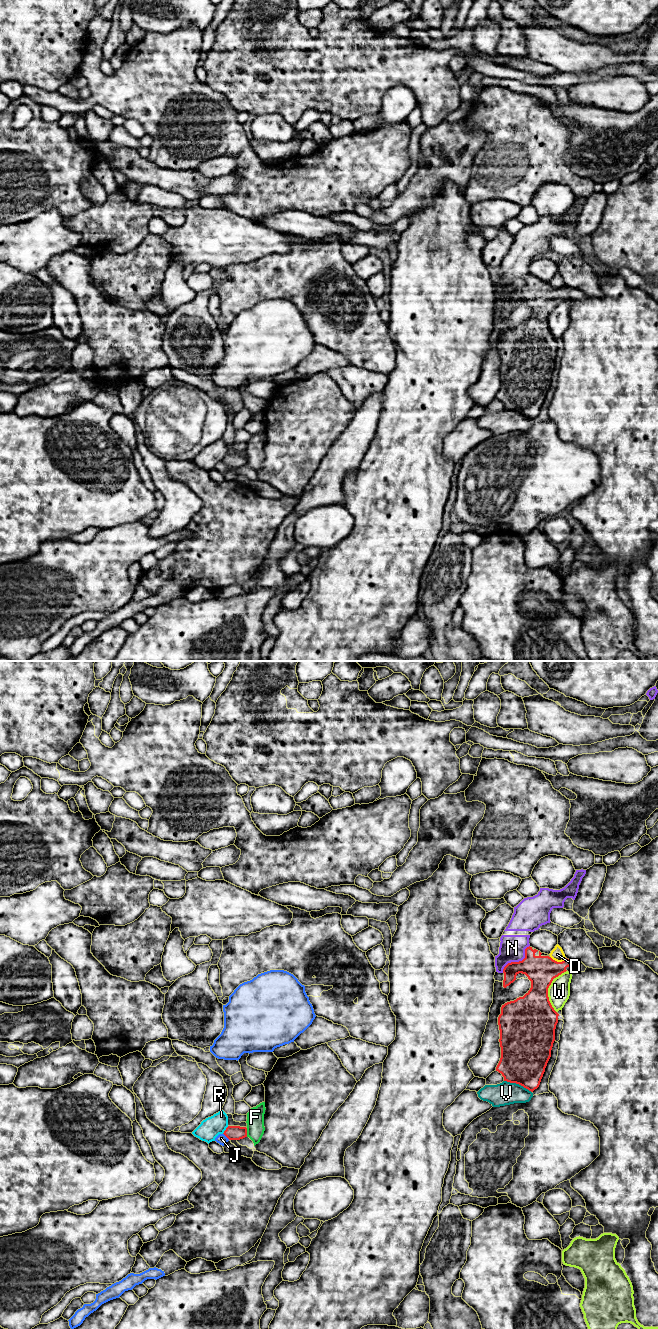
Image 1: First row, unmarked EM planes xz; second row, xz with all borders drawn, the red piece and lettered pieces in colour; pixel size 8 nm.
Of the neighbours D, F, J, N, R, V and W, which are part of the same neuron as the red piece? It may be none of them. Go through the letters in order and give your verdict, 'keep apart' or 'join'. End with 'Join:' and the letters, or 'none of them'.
D: keep apart
F: keep apart
J: keep apart
N: keep apart
R: keep apart
V: keep apart
W: keep apart
Join: none of them

